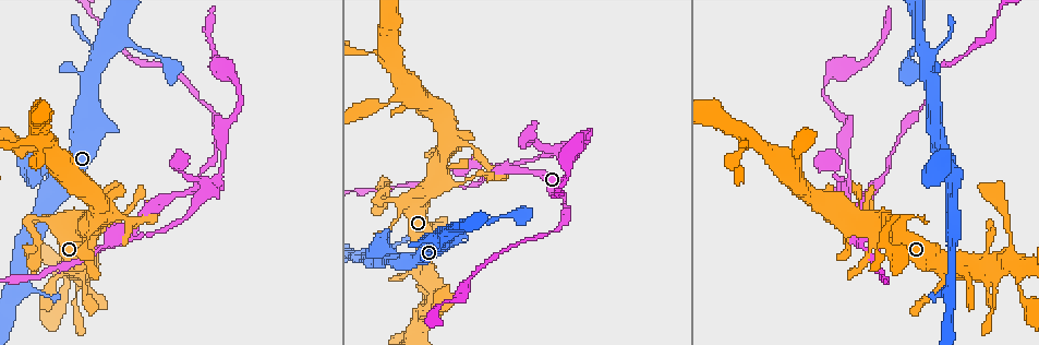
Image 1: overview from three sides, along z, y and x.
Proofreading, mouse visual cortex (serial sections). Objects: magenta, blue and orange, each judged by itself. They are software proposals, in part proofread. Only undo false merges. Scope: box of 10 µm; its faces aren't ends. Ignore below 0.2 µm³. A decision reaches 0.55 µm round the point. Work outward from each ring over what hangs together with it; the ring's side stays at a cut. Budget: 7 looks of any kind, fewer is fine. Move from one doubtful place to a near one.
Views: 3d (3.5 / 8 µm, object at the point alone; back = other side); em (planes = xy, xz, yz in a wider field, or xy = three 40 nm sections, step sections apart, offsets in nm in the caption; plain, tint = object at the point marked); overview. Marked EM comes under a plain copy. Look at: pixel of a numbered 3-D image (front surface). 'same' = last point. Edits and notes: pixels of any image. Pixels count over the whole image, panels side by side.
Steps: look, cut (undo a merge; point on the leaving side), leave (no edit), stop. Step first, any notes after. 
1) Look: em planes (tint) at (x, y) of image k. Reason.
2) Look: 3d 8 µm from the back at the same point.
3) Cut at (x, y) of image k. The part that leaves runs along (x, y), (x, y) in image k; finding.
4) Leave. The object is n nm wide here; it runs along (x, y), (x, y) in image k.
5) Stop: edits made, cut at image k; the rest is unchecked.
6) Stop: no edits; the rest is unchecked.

Look: 3d 3.5 µm at (45, 171) of image 1. Thin neck.

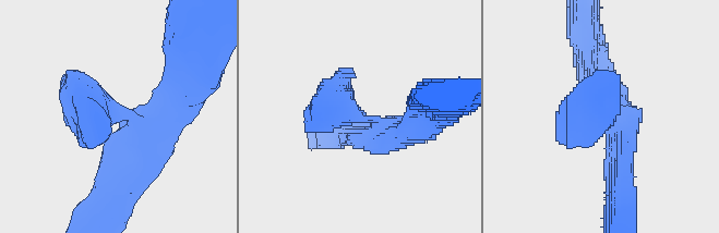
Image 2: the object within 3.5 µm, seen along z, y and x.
Look: em xy step 1 (tint) at (365, 118) of image 2.

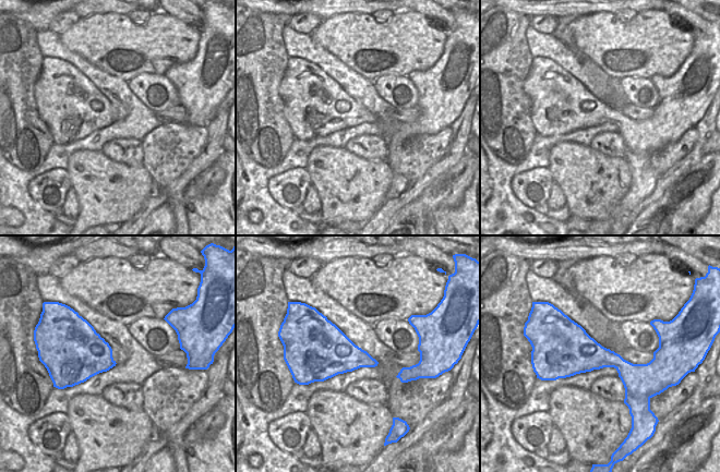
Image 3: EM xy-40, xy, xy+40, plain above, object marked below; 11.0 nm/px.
Look: em xy step 2 (tint) at the same point.

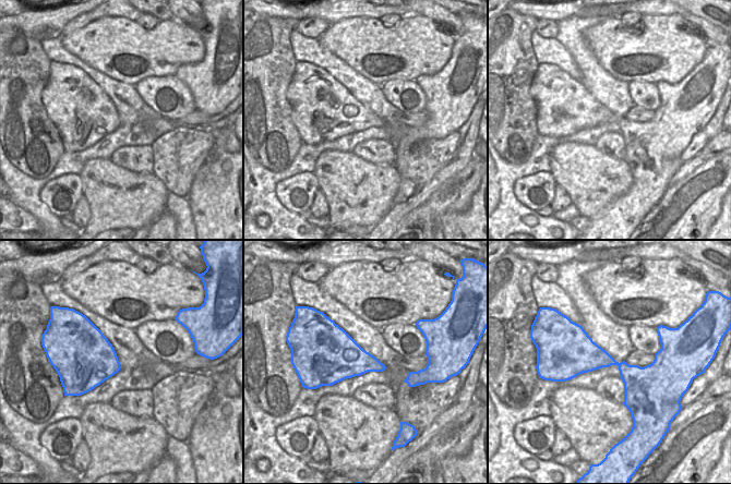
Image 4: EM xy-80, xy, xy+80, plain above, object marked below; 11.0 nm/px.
Leave. It runs along (180, 100), (146, 131), (69, 77) in image 2; one cell here.

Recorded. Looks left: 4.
Look: 3d 3.5 µm at (895, 217) of image 1. Abrupt turn.

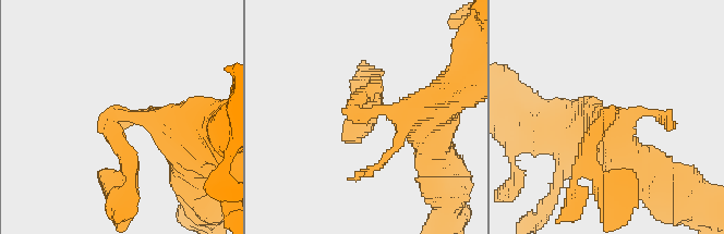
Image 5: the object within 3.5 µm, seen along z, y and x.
Look: em xy step 2 (tint) at (357, 110) of image 5.

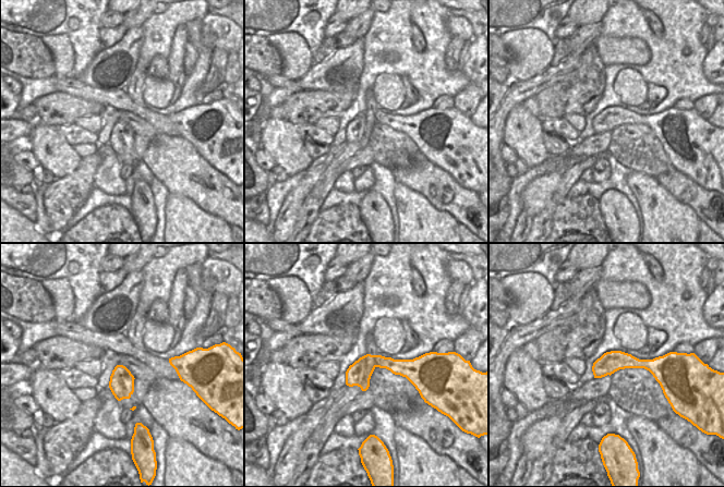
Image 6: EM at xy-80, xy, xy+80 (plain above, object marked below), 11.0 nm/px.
Look: em planes (tint) at the same point. Another direction.

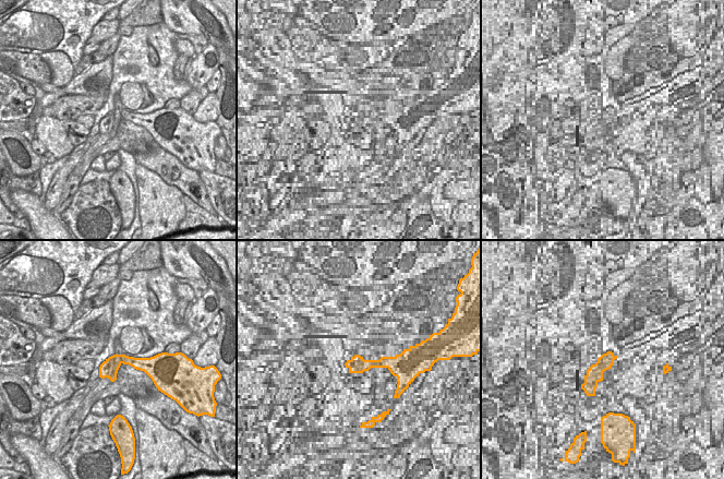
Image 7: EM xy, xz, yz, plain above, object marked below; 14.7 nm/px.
Leave. The object is 260 nm wide here; it runs along (188, 145), (117, 114), (127, 179) in image 5; one cell here.

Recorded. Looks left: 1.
Stop: no edits; the rest is unchecked.

